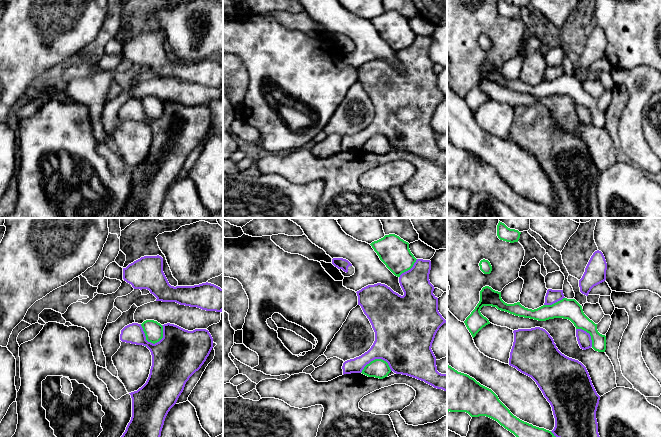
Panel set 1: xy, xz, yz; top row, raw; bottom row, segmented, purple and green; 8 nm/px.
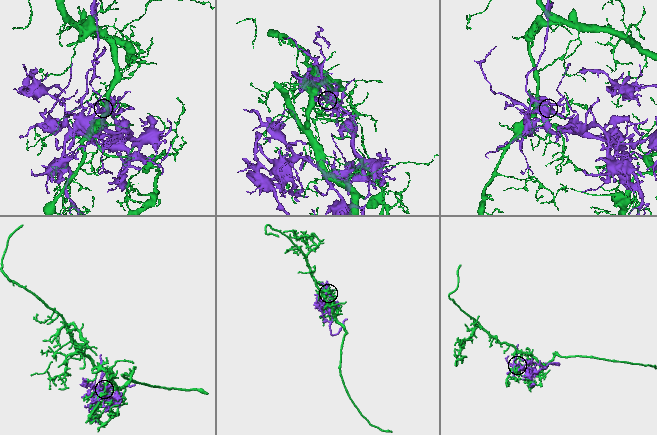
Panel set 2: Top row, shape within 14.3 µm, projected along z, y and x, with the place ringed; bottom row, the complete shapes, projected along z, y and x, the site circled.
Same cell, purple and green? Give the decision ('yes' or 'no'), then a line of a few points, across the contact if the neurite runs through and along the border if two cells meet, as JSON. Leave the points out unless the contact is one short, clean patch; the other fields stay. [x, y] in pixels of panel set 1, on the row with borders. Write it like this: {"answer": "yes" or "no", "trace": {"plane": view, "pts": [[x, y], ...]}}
{"answer": "no"}

